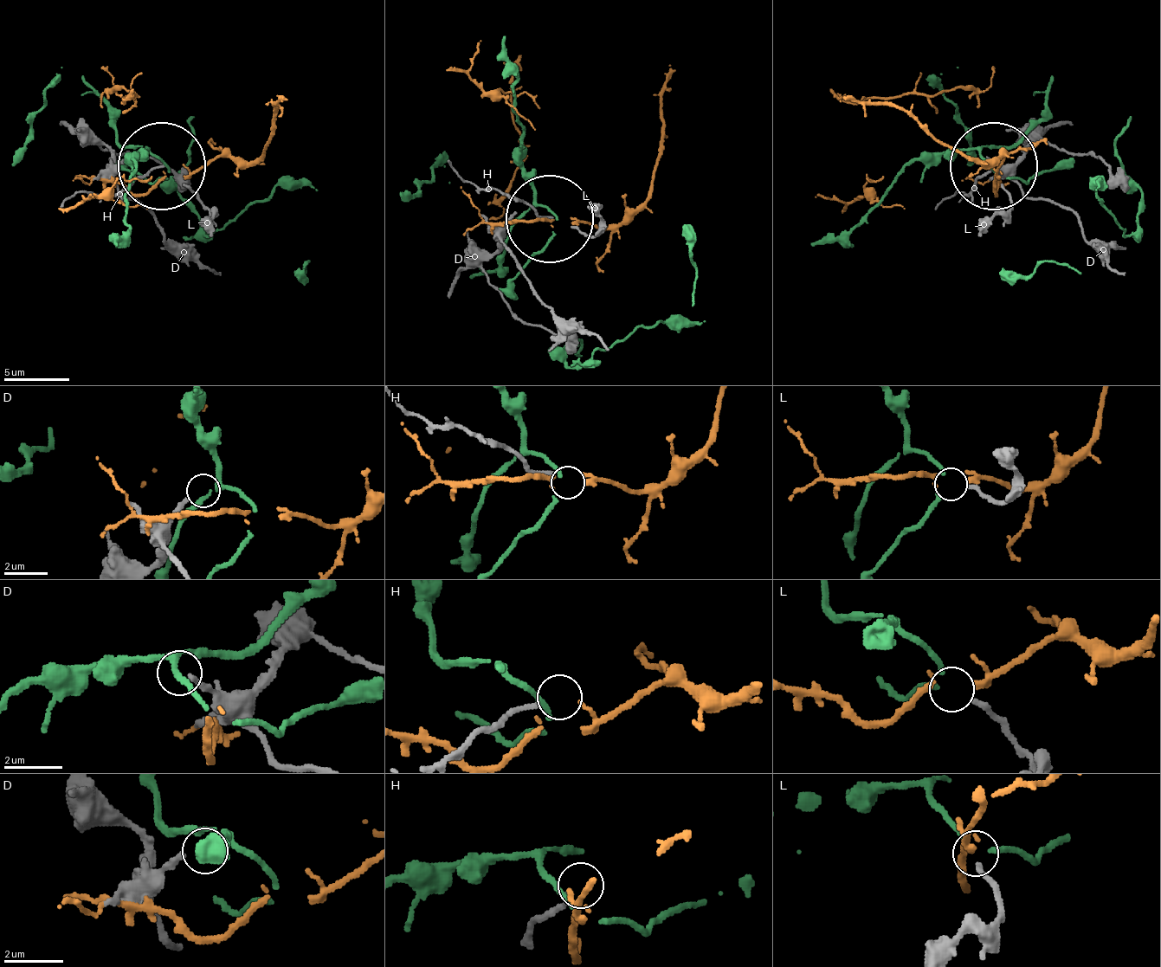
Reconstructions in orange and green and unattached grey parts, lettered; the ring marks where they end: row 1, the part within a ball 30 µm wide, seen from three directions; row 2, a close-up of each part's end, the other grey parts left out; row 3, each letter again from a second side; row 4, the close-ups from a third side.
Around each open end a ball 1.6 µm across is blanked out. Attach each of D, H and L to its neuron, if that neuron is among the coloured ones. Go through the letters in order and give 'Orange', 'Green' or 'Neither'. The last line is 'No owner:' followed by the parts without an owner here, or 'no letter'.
D: Neither
H: Neither
L: Green
No owner: D, H

